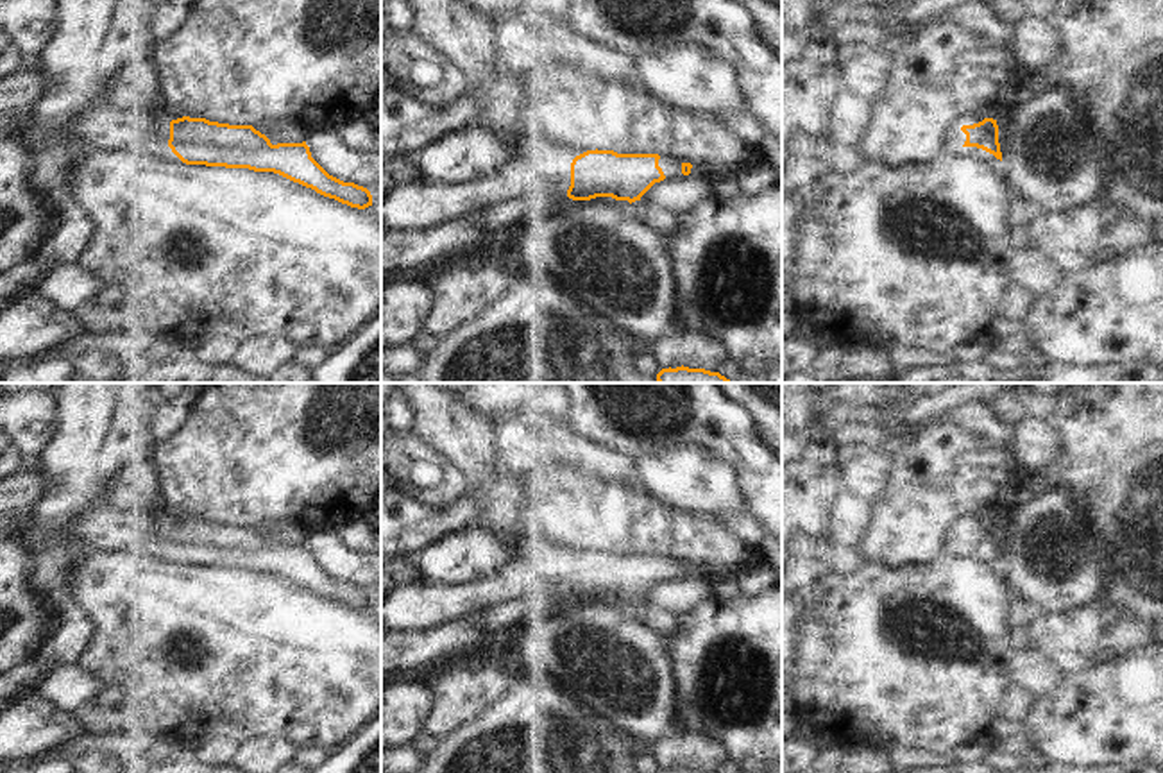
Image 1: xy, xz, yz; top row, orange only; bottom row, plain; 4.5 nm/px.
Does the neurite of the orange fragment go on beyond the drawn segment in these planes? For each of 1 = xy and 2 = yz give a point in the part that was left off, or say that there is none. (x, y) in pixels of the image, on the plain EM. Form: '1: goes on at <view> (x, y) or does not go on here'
1: goes on at xy (102, 526)
2: goes on at yz (959, 539)

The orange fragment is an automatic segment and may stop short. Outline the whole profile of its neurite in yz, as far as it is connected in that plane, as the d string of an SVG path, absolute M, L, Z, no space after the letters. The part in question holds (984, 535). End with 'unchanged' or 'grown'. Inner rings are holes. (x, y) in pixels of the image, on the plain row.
M984 519L979 524L963 526L961 531L954 537L952 548L977 548L1002 562L997 521Z; grown

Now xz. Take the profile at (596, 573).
M517 546L497 573L472 583L426 583L420 578L399 582L381 601L381 626L386 633L419 632L485 608L508 617L546 614L567 598L573 601L612 598L632 605L666 580L658 560L658 555L617 555L598 549L571 560L564 549L533 551Z; grown

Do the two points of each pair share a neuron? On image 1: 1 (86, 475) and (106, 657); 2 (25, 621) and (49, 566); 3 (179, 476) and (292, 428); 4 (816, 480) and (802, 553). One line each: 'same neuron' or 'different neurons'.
1: different neurons
2: different neurons
3: same neuron
4: same neuron

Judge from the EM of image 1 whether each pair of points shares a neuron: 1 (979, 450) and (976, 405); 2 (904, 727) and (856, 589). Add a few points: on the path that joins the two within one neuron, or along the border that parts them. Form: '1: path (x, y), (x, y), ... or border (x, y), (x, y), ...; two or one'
1: border (958, 407), (993, 421); two
2: path (891, 693), (874, 623); one

